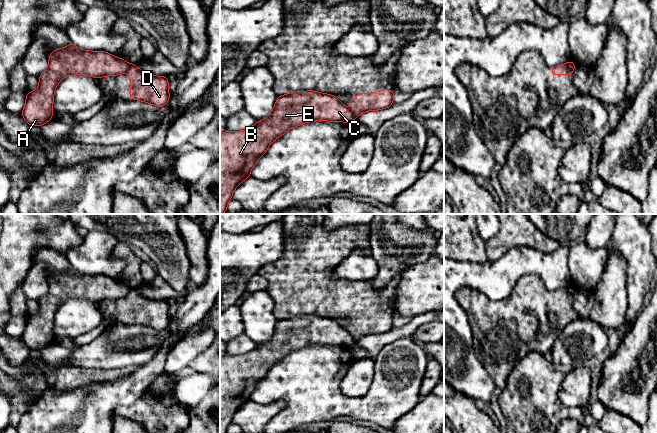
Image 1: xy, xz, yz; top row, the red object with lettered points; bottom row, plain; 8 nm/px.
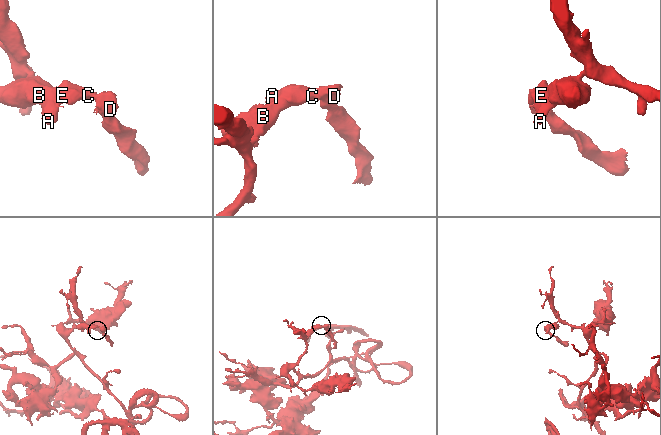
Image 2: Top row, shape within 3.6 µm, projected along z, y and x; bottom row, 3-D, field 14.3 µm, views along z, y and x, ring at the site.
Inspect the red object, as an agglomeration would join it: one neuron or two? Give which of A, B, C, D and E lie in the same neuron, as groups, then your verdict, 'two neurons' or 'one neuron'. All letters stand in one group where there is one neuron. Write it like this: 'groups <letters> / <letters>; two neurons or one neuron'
groups A B C E / D; two neurons

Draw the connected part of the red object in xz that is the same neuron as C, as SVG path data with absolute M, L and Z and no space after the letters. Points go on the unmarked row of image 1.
M297 315L277 321L274 332L264 344L244 355L228 355L220 358L220 433L227 433L232 417L238 409L250 401L252 392L267 375L269 369L289 353L311 345L350 347L356 343L352 335L331 318L317 315Z

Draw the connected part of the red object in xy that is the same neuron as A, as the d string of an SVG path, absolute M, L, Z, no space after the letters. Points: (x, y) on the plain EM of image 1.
M70 266L67 271L56 273L49 278L48 292L38 300L38 312L34 316L26 316L22 340L30 350L43 350L53 342L54 316L64 301L116 300L127 296L129 290L127 285L110 277L79 273Z

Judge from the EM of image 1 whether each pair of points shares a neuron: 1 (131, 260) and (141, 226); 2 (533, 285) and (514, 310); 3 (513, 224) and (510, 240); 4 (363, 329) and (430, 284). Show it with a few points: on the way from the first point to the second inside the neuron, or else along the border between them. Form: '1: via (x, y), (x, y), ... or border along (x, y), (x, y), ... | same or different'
1: border along (120, 241), (112, 255), (123, 262), (124, 268) | different
2: via (530, 291), (529, 295), (520, 304) | same
3: via (513, 228), (510, 236) | same
4: border along (397, 285), (394, 317) | different

